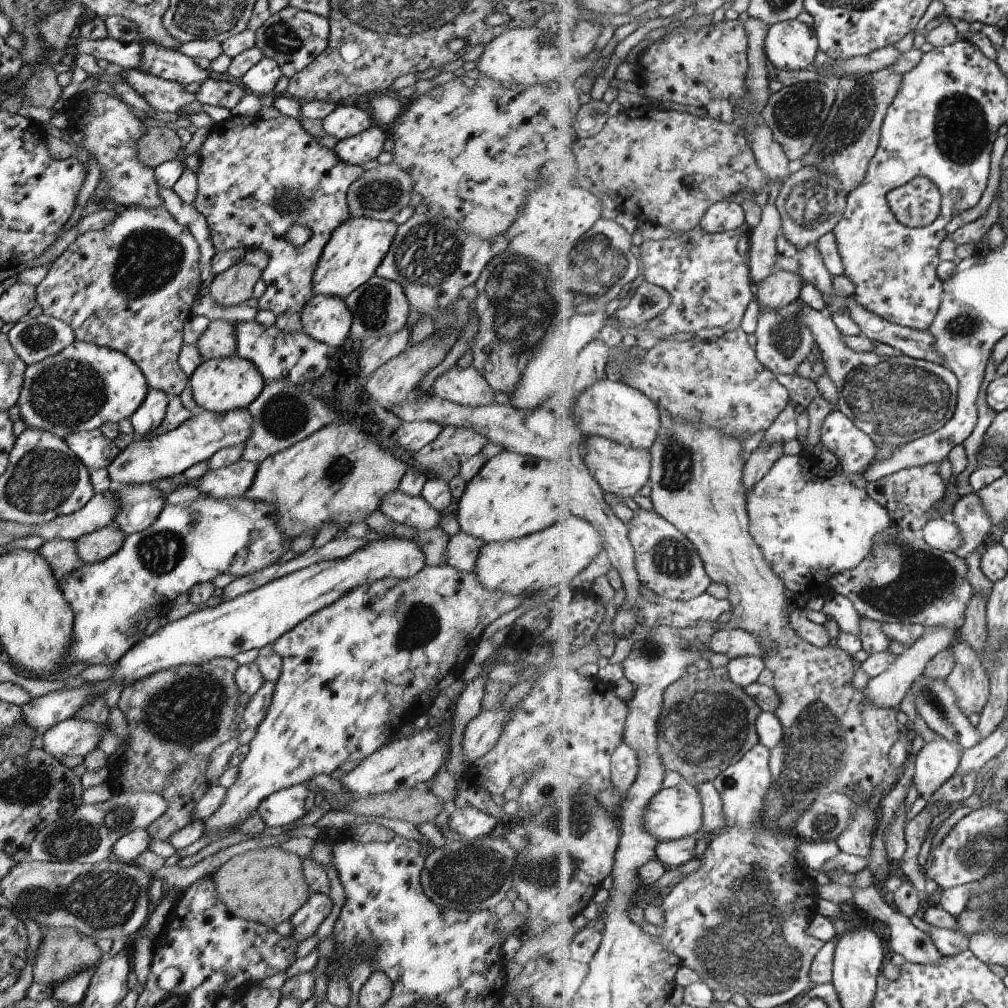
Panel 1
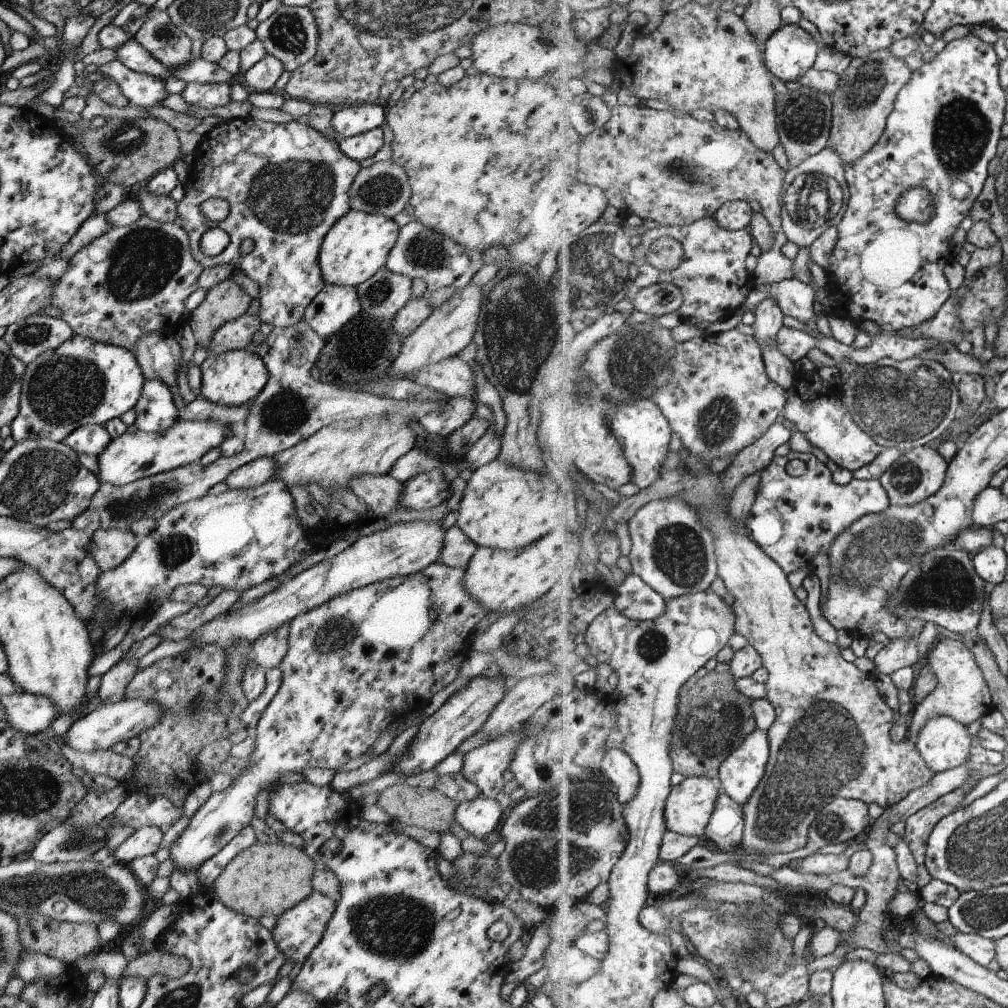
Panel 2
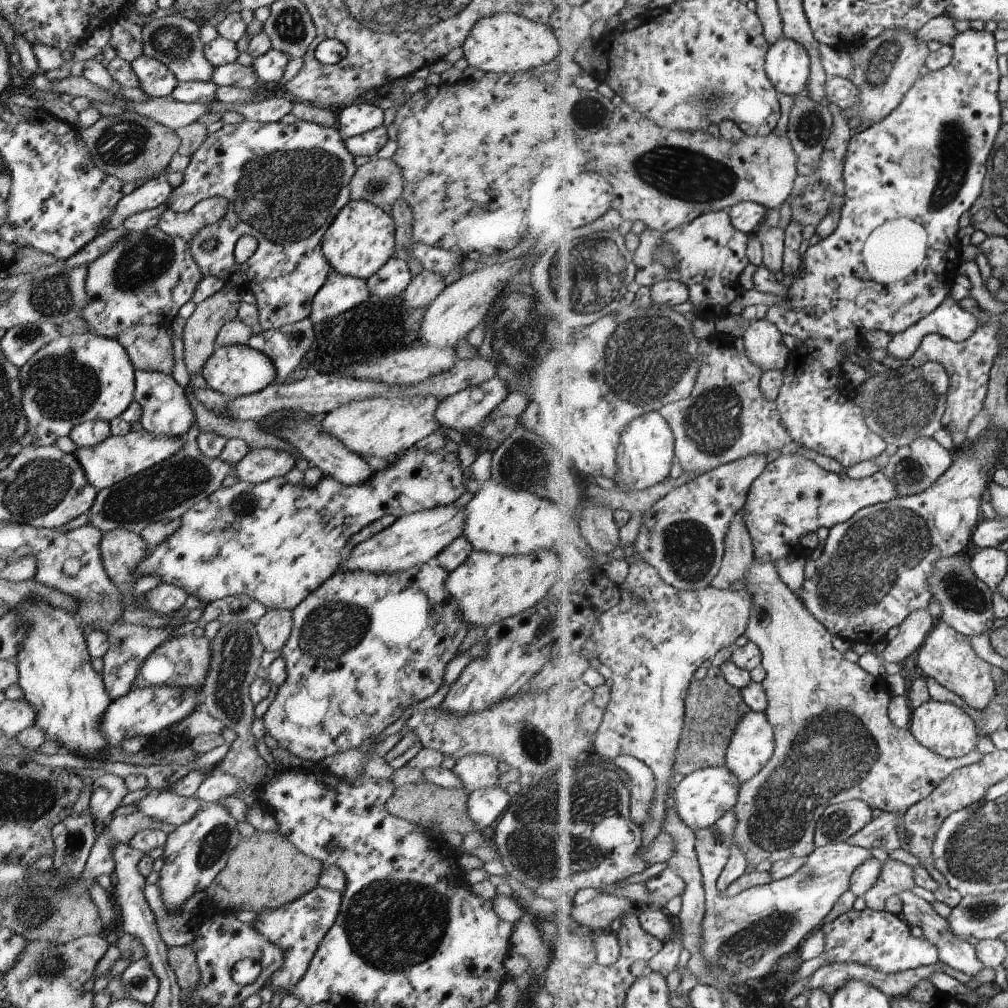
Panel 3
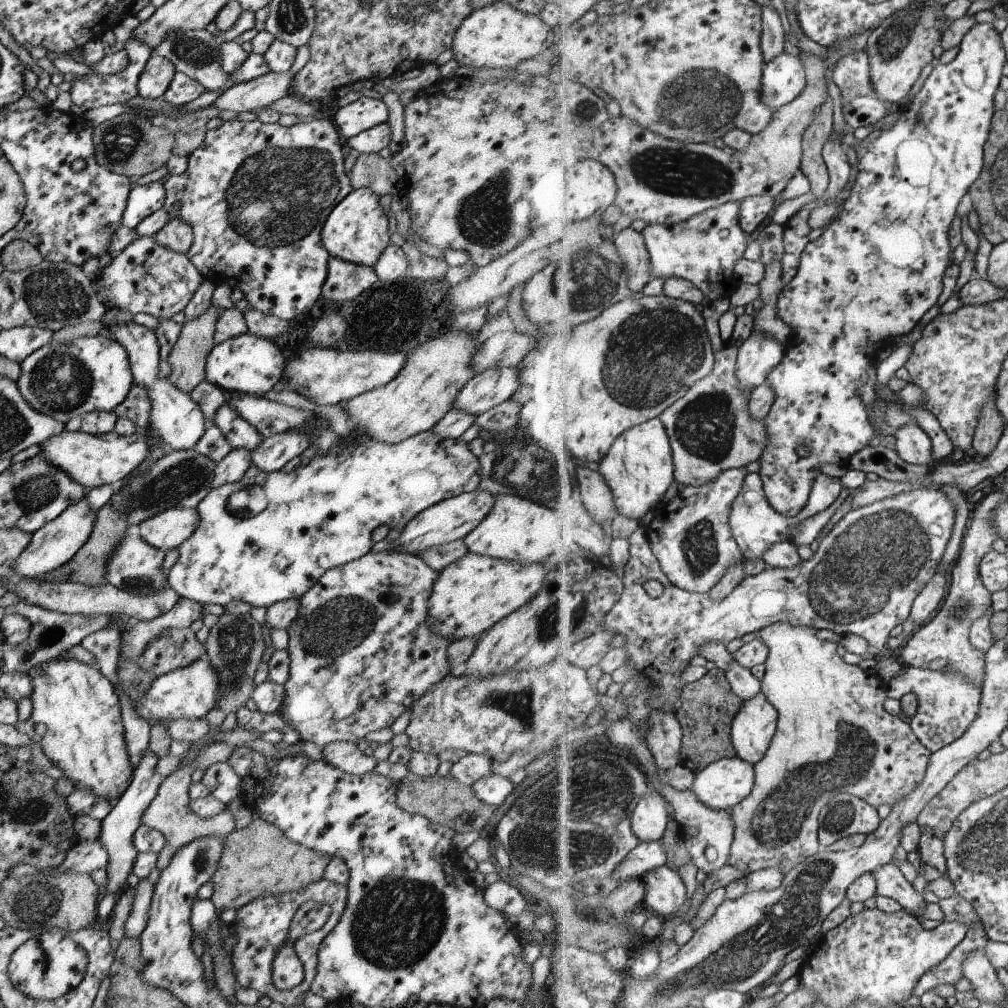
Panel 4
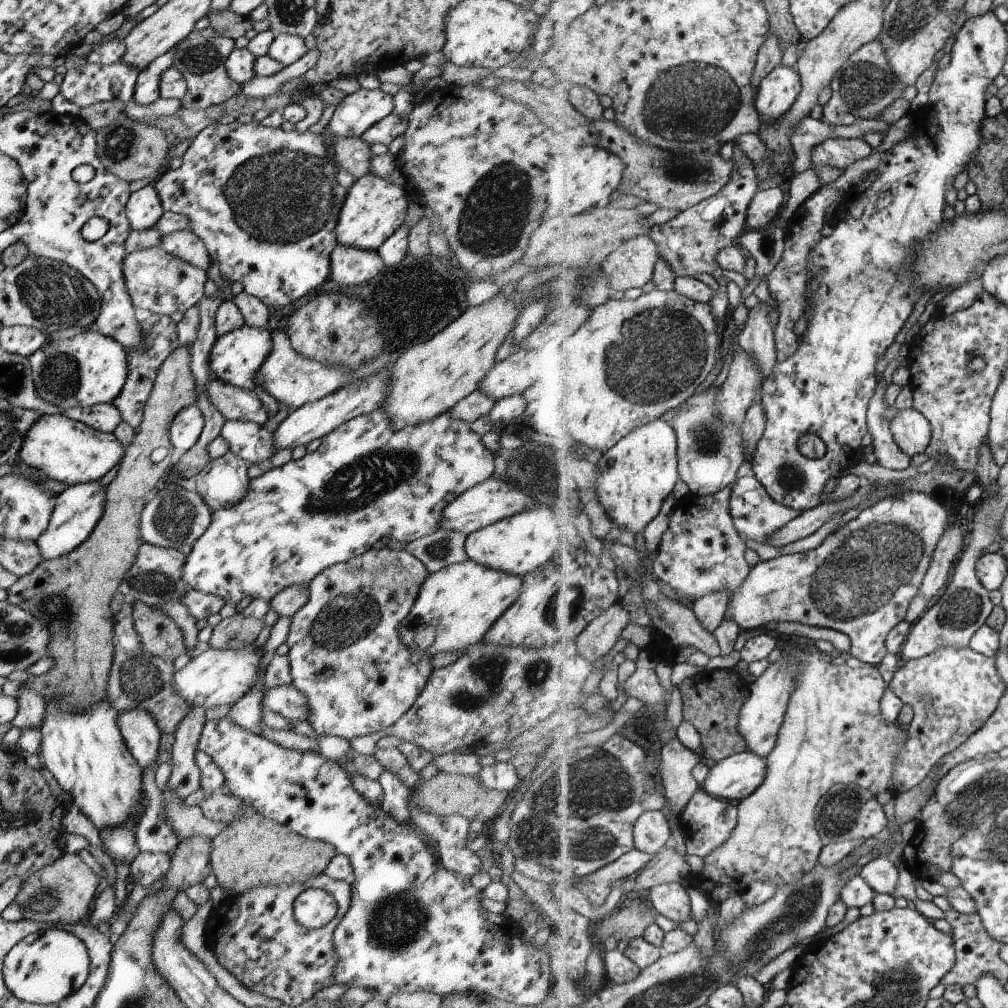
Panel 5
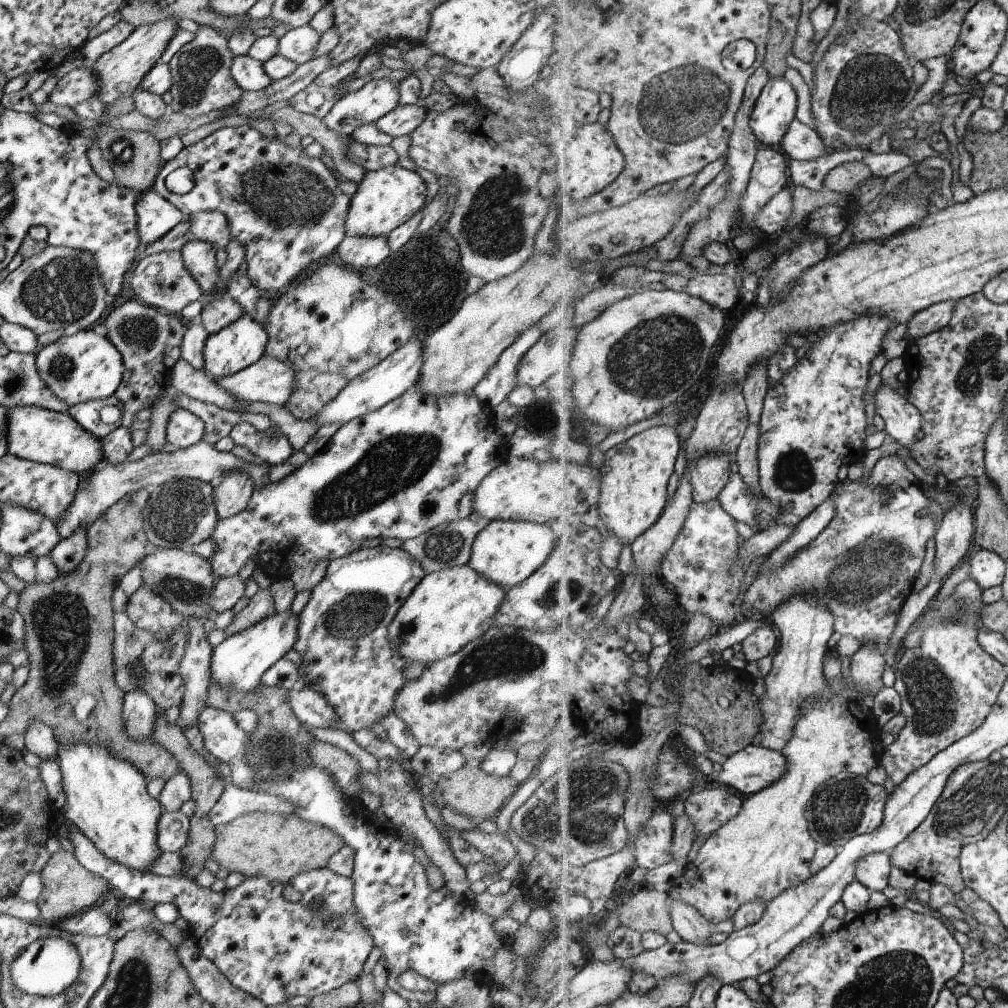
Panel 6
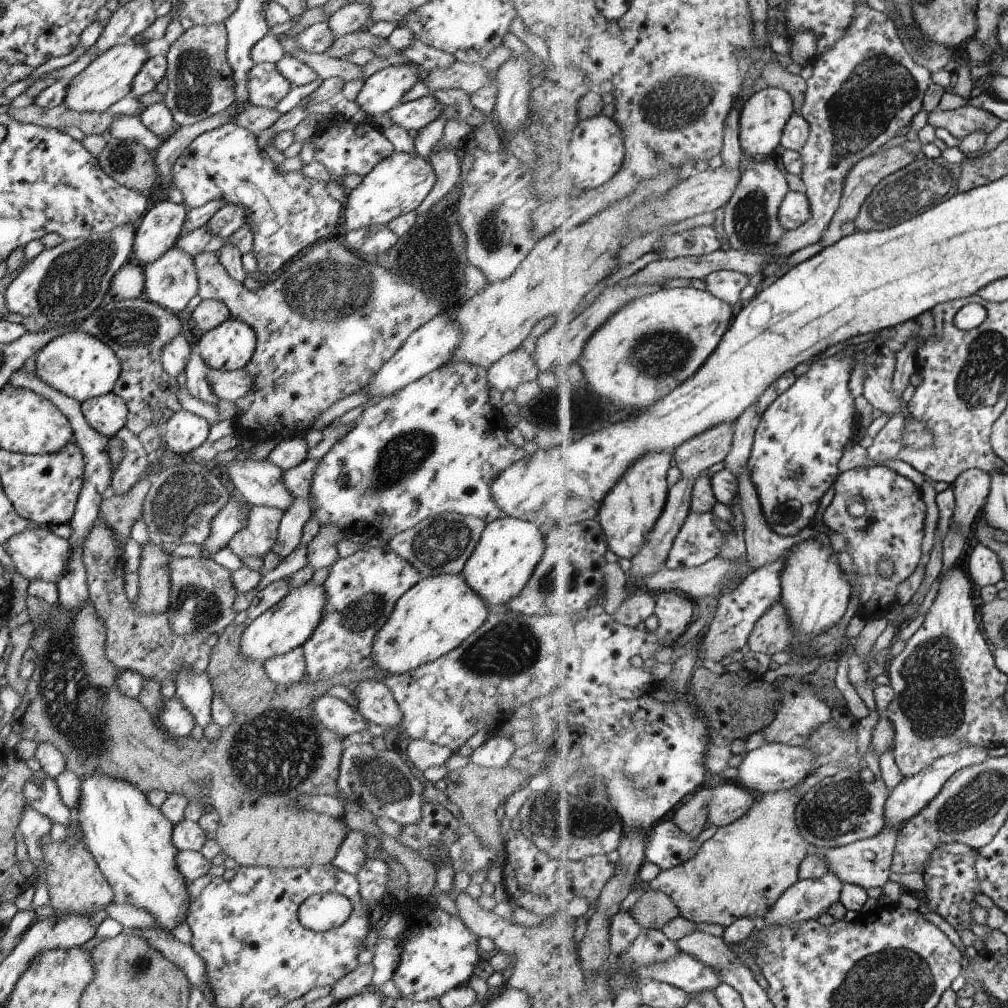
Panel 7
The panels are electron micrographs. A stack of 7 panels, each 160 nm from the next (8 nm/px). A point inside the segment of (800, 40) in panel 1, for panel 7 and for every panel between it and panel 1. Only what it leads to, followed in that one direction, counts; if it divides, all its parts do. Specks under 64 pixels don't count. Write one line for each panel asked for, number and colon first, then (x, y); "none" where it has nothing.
2: (791, 52)
3: (788, 64)
4: (785, 78)
5: (778, 93)
6: (776, 110)
7: (763, 120)

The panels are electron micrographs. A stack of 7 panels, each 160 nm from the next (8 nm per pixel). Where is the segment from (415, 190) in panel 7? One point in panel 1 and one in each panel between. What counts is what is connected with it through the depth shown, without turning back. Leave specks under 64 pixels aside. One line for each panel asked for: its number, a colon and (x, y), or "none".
1: (353, 251)
2: (356, 246)
3: (360, 239)
4: (356, 230)
5: (373, 208)
6: (385, 198)

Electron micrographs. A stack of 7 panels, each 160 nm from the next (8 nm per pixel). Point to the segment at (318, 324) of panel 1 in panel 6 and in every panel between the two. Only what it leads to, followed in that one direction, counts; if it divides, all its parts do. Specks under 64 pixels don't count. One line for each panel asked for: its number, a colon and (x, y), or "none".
2: (333, 305)
3: (338, 293)
4: (344, 280)
5: (349, 266)
6: (354, 252)

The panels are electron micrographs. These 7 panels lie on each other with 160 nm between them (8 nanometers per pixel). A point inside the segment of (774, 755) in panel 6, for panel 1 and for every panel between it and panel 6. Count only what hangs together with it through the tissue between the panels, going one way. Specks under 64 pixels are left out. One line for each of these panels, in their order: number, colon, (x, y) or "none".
1: (677, 812)
2: (692, 803)
3: (701, 798)
4: (725, 784)
5: (736, 778)

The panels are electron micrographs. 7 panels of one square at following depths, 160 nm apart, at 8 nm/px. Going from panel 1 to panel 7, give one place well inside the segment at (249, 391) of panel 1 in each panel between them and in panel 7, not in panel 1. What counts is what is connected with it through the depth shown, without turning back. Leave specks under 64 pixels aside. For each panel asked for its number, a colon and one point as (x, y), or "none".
2: (237, 376)
3: (237, 370)
4: (247, 365)
5: (235, 357)
6: (235, 347)
7: (228, 347)

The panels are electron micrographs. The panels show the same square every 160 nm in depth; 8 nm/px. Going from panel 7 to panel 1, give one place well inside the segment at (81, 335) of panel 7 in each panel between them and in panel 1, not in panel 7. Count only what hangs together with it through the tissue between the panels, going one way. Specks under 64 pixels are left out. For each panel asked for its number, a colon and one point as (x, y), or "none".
1: (79, 388)
2: (82, 382)
3: (82, 377)
4: (86, 375)
5: (88, 369)
6: (77, 368)

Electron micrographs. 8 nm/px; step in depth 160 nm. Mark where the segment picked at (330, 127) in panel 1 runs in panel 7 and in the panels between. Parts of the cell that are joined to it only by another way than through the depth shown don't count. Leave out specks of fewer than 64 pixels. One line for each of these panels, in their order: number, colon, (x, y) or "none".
2: (349, 121)
3: (354, 119)
4: (364, 113)
5: (356, 112)
6: (378, 97)
7: (382, 91)

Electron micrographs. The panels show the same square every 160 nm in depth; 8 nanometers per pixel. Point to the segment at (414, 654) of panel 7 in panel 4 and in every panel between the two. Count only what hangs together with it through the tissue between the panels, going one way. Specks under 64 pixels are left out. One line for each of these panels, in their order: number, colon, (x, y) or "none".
4: (469, 596)
5: (454, 607)
6: (448, 608)

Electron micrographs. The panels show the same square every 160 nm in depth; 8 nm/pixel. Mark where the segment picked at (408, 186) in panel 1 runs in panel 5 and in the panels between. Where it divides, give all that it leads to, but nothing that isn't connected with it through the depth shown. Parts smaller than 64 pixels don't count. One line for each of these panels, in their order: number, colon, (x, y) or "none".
2: (382, 188)
3: (378, 181)
4: (370, 171)
5: (352, 154)

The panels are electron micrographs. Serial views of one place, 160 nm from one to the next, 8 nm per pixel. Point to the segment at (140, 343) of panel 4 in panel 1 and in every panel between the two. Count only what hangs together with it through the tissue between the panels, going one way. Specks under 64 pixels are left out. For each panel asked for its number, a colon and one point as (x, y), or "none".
1: (148, 415)
2: (156, 410)
3: (164, 411)

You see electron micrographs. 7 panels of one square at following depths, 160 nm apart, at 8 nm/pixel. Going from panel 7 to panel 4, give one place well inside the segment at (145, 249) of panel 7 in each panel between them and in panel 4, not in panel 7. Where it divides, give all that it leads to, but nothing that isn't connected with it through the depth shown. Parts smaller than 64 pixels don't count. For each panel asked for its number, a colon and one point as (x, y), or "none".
4: (142, 200)
5: (142, 210)
6: (154, 216)

